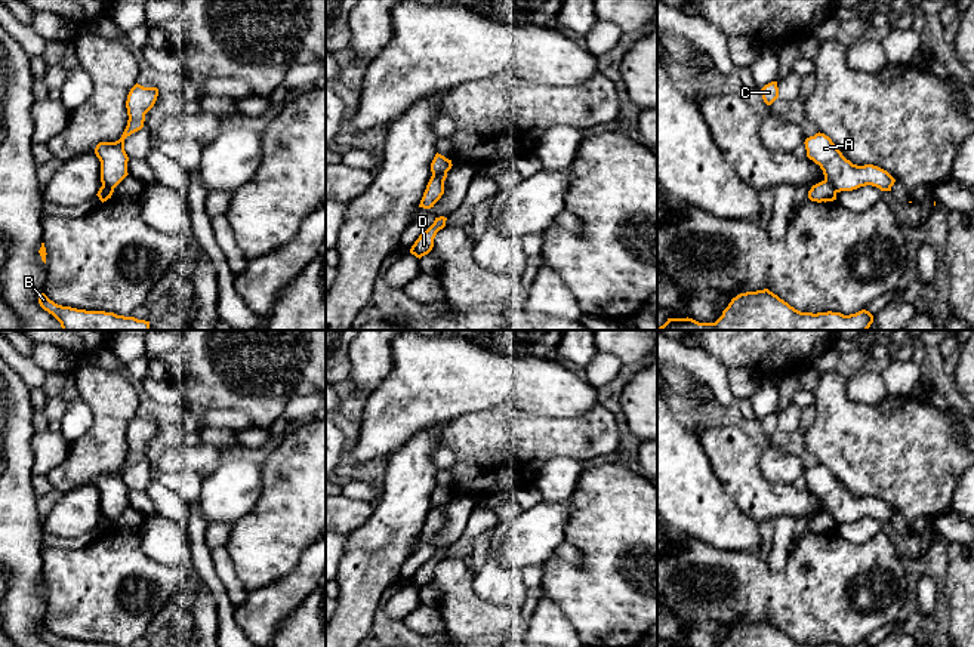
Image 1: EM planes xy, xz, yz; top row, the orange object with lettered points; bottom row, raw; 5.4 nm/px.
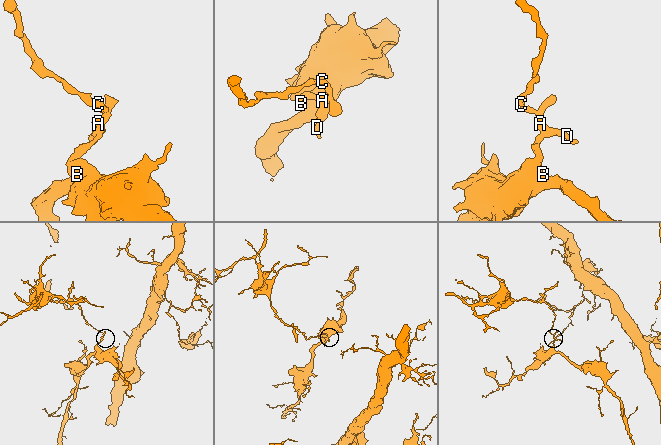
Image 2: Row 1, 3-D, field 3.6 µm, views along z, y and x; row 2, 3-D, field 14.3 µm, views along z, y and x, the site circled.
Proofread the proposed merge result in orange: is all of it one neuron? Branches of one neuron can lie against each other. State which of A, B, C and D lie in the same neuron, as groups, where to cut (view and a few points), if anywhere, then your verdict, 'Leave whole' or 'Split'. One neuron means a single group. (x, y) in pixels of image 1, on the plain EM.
Groups: A C D / B. Split along xz (446, 504), (432, 507). Split

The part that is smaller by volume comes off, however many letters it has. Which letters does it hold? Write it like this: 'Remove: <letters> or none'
Remove: A, C, D

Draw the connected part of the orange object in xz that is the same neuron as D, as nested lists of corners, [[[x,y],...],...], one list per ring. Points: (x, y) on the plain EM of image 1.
[[[444,548],[435,549],[434,555],[414,573],[410,580],[410,585],[419,591],[428,586],[434,579],[434,570],[437,564],[446,558],[446,552],[447,549]]]

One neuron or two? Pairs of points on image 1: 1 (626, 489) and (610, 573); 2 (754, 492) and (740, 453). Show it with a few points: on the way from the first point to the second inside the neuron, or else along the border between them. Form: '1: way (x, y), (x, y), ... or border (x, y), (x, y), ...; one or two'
1: way (623, 510), (623, 545), (616, 552); one
2: way (745, 483), (740, 477), (740, 462); one

